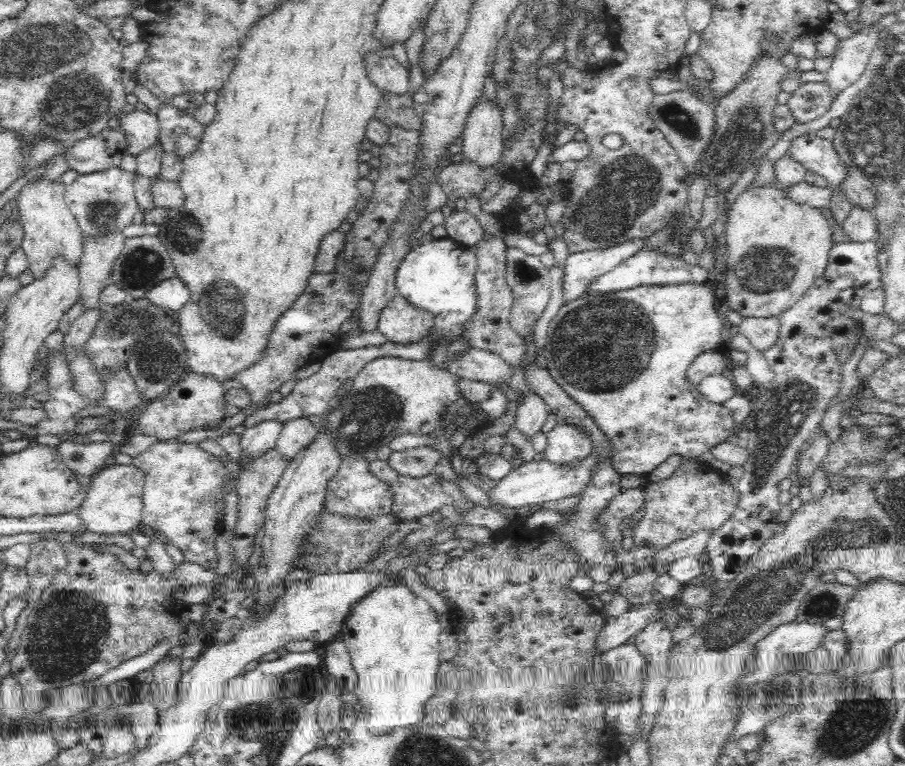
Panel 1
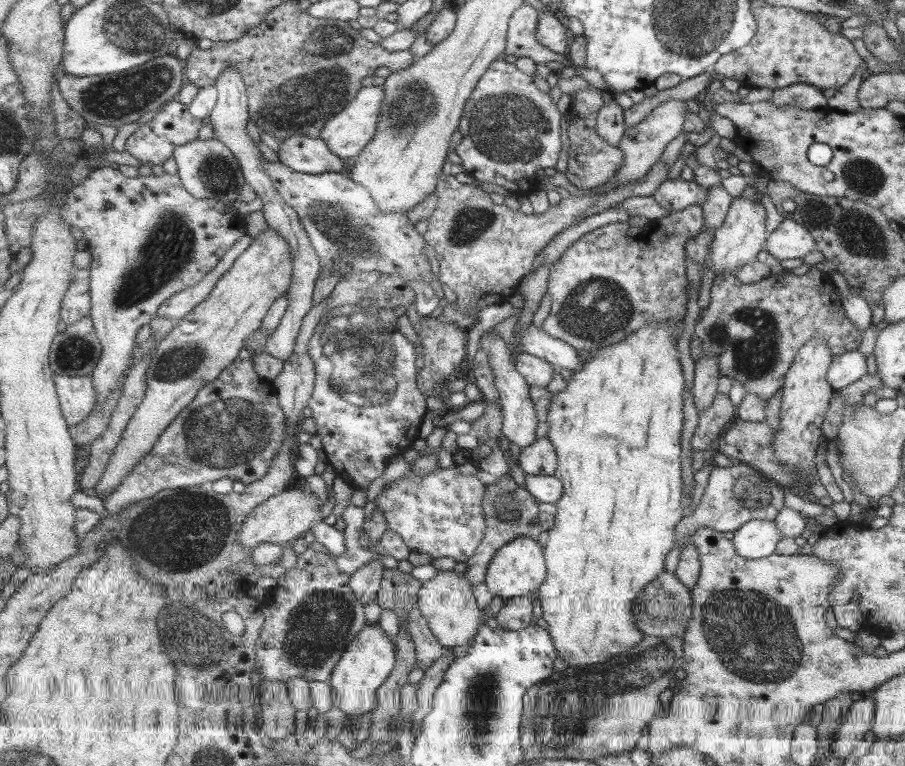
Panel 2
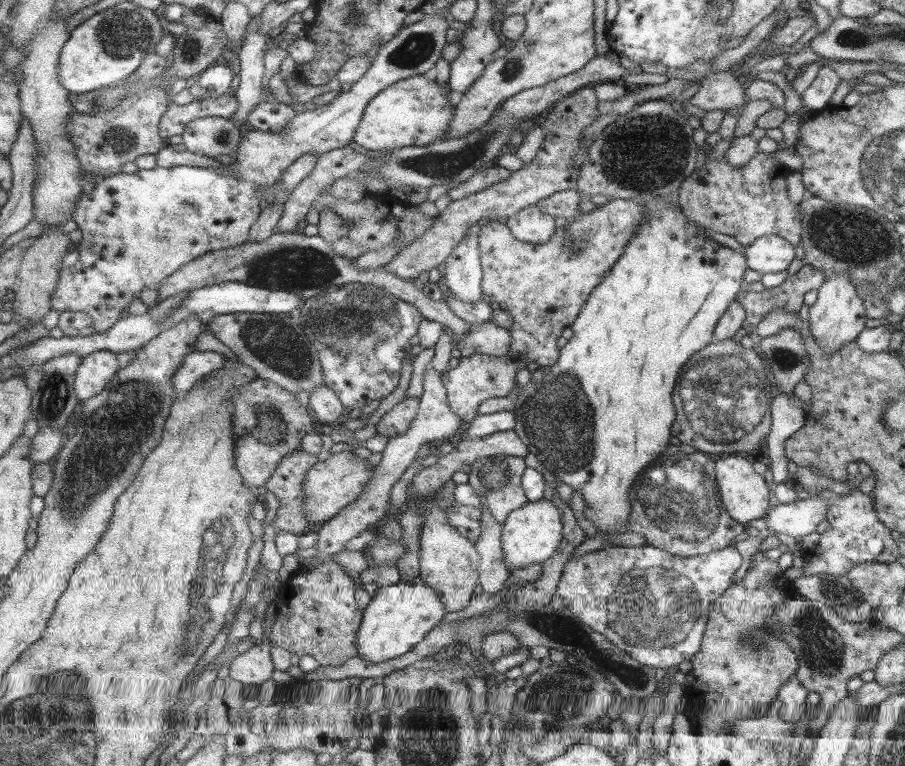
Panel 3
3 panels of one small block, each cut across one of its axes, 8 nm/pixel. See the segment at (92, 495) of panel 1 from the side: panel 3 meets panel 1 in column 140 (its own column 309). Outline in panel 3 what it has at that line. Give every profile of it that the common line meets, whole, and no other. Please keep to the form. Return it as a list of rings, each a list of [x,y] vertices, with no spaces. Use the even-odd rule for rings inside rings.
[[[349,449],[331,453],[327,459],[314,464],[302,483],[306,508],[304,513],[310,528],[318,528],[320,524],[333,518],[343,507],[354,502],[360,494],[363,494],[371,475],[371,469],[365,467],[365,459],[355,457]]]

